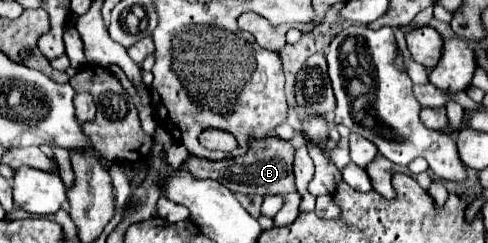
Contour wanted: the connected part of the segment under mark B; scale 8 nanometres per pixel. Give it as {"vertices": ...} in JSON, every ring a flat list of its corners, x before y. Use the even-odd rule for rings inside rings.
{"vertices":[[270,137,262,141,252,141,250,149,242,157,224,159,224,161,206,161,198,157,190,157,186,161,190,173,200,179,214,179,228,187,232,193,246,193,246,195,286,195,294,193,294,175,292,175,292,159,294,147,290,141]]}

